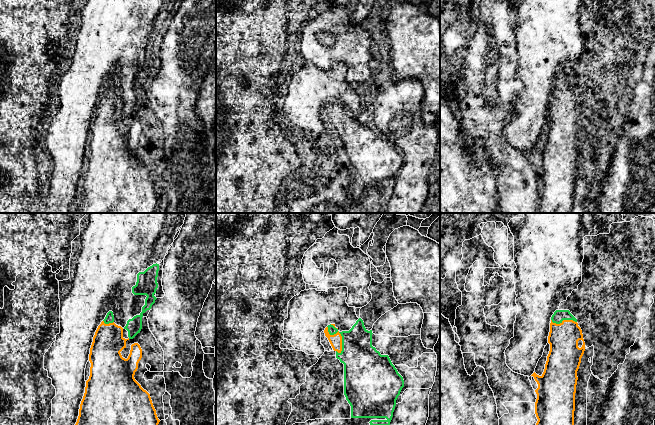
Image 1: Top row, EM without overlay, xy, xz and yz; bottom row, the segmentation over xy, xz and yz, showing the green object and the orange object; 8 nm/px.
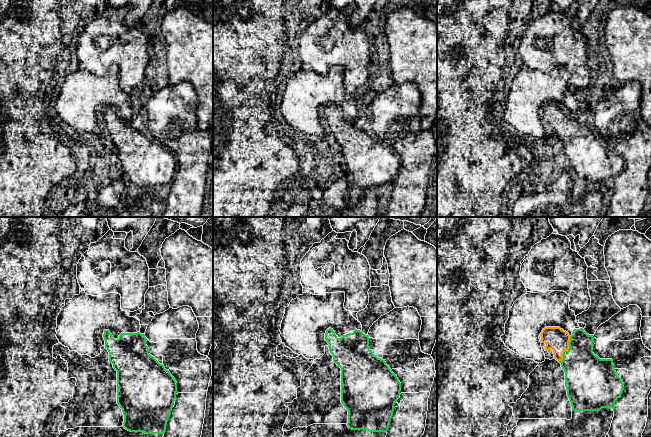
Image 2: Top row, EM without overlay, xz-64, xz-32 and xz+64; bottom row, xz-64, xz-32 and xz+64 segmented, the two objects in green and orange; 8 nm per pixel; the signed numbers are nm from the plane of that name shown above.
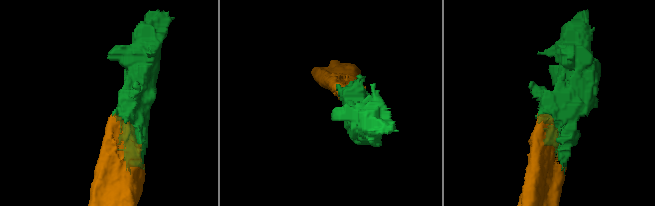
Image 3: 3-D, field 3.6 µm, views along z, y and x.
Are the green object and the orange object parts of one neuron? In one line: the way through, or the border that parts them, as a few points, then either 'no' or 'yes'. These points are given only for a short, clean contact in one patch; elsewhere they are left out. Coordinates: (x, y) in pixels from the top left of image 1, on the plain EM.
yes

